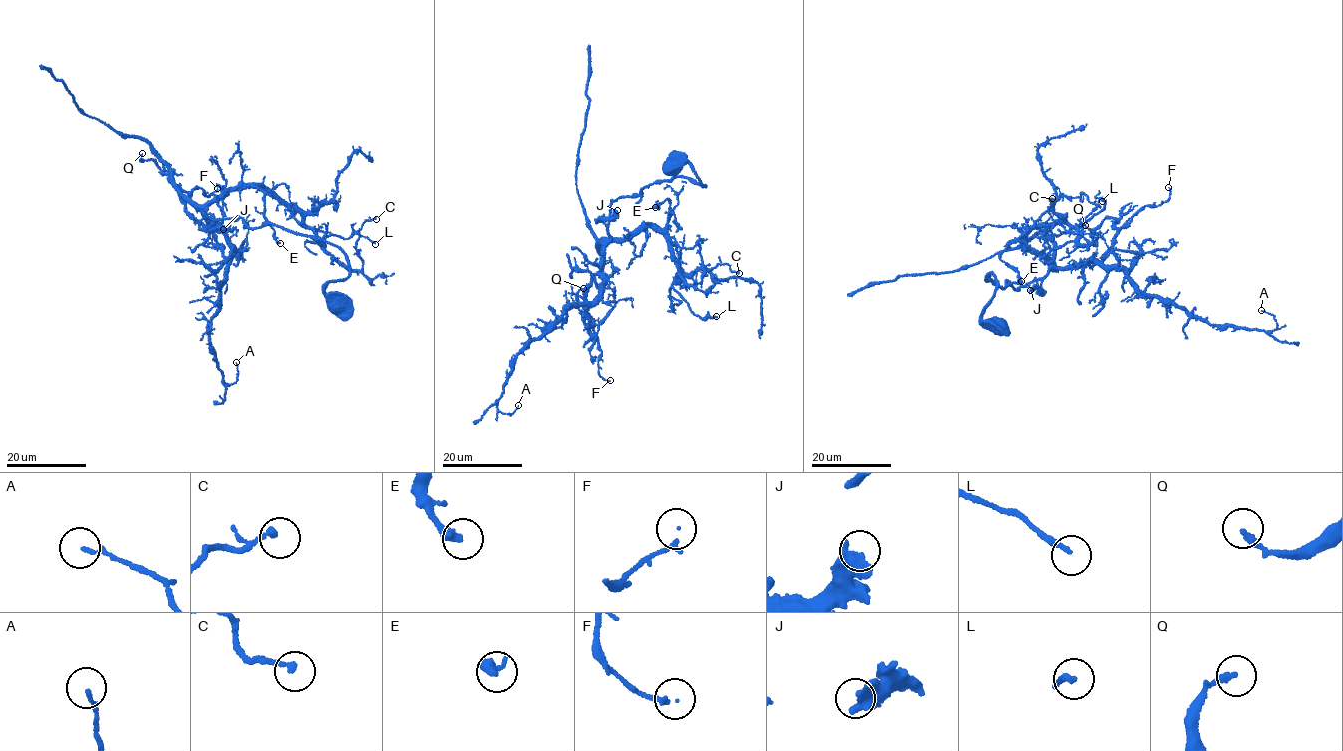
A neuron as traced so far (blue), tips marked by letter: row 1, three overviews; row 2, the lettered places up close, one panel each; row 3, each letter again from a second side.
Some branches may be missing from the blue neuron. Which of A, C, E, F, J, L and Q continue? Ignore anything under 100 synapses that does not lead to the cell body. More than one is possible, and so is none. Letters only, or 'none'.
none

